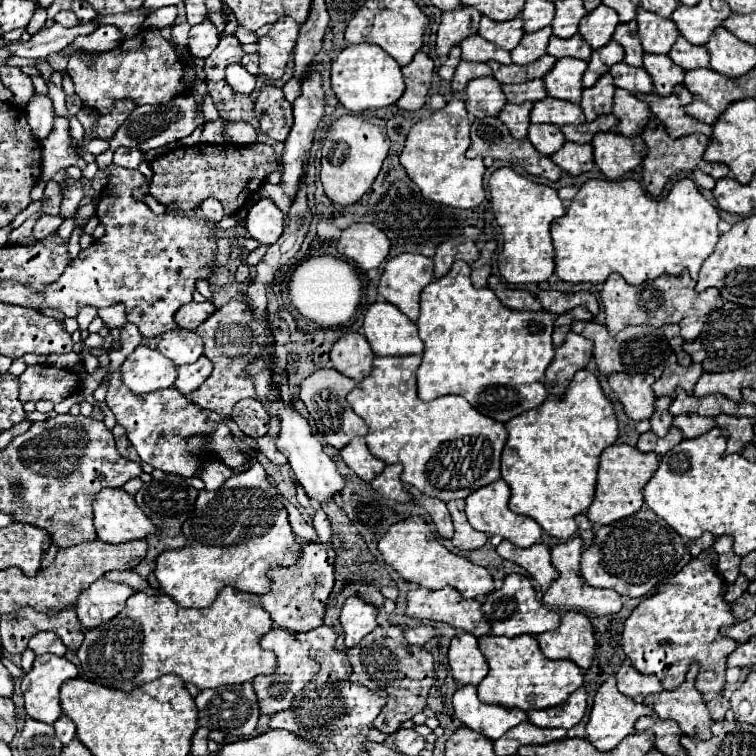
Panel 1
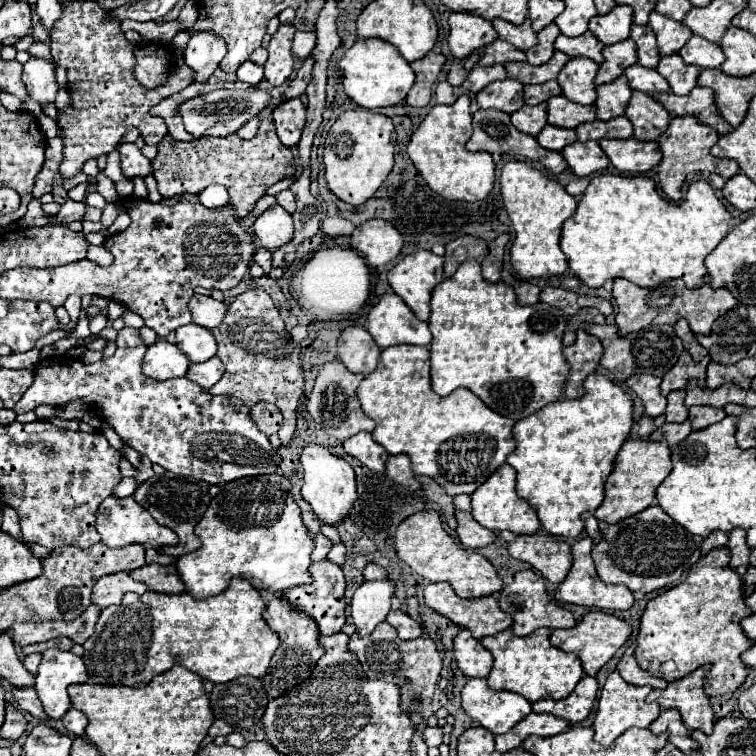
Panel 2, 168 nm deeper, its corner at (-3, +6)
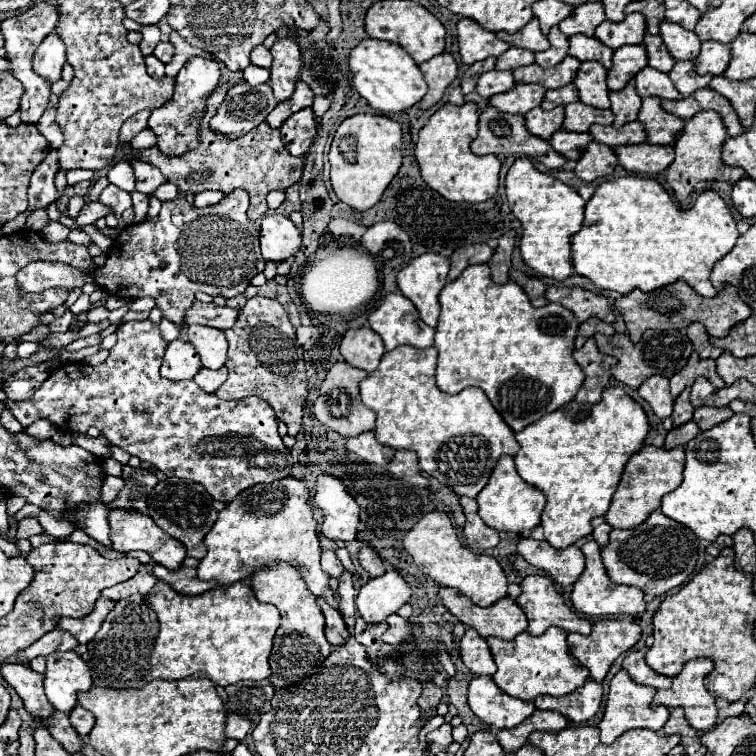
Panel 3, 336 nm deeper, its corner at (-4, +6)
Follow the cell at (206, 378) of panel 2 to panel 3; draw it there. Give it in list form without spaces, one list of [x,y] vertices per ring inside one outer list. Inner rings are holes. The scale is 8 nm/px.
[[[202,368],[196,376],[194,376],[194,382],[208,394],[214,394],[224,382],[226,382],[226,376],[228,376],[228,370],[226,368],[220,368],[220,370],[208,370],[208,368]]]

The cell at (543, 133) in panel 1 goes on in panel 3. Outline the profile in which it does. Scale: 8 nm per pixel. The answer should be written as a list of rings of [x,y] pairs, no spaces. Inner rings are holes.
[[[568,130],[556,132],[556,136],[552,136],[550,140],[552,148],[560,152],[562,156],[566,156],[568,160],[580,160],[582,152],[586,150],[590,142],[592,142],[590,134],[578,134],[578,132],[568,132]]]

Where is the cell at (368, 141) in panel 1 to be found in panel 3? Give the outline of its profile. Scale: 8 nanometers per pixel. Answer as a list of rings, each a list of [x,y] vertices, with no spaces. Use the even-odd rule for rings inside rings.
[[[354,114],[346,118],[332,140],[328,160],[332,166],[330,180],[336,196],[350,208],[364,212],[372,208],[390,186],[402,166],[402,130],[400,124],[388,116]]]

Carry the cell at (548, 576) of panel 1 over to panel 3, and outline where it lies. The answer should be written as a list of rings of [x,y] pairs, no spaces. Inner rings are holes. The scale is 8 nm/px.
[[[524,538],[518,544],[518,554],[532,566],[548,572],[560,586],[572,586],[584,572],[584,554],[578,546],[558,550],[546,540]]]

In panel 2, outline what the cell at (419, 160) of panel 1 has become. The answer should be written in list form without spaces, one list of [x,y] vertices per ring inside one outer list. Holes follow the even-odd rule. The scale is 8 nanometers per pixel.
[[[459,96],[453,104],[433,106],[407,144],[407,154],[429,188],[447,200],[483,200],[491,192],[495,180],[495,164],[491,160],[491,154],[465,150],[465,142],[473,134],[469,104],[469,96]]]

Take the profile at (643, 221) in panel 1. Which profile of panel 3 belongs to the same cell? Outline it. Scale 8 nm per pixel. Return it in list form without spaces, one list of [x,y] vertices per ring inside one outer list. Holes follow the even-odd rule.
[[[626,176],[602,182],[588,200],[584,226],[572,236],[572,264],[576,274],[590,278],[602,290],[630,294],[640,288],[642,292],[652,292],[676,280],[686,280],[700,296],[714,298],[718,292],[710,282],[710,272],[714,264],[734,248],[738,236],[736,220],[714,190],[702,192],[692,208],[682,210],[654,178]]]

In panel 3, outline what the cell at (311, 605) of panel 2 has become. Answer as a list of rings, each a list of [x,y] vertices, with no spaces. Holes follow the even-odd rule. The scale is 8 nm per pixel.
[[[318,598],[318,604],[326,616],[326,638],[328,638],[328,642],[334,646],[344,646],[350,634],[346,630],[346,624],[344,624],[340,612],[330,608],[328,604],[324,604],[324,600],[320,600],[320,598]]]

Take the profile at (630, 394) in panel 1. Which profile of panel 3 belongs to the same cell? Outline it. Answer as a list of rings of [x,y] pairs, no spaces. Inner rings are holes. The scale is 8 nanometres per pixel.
[[[650,376],[642,386],[640,386],[640,396],[650,404],[654,414],[658,418],[668,418],[672,414],[672,396],[670,396],[670,386],[668,378],[664,376]]]

